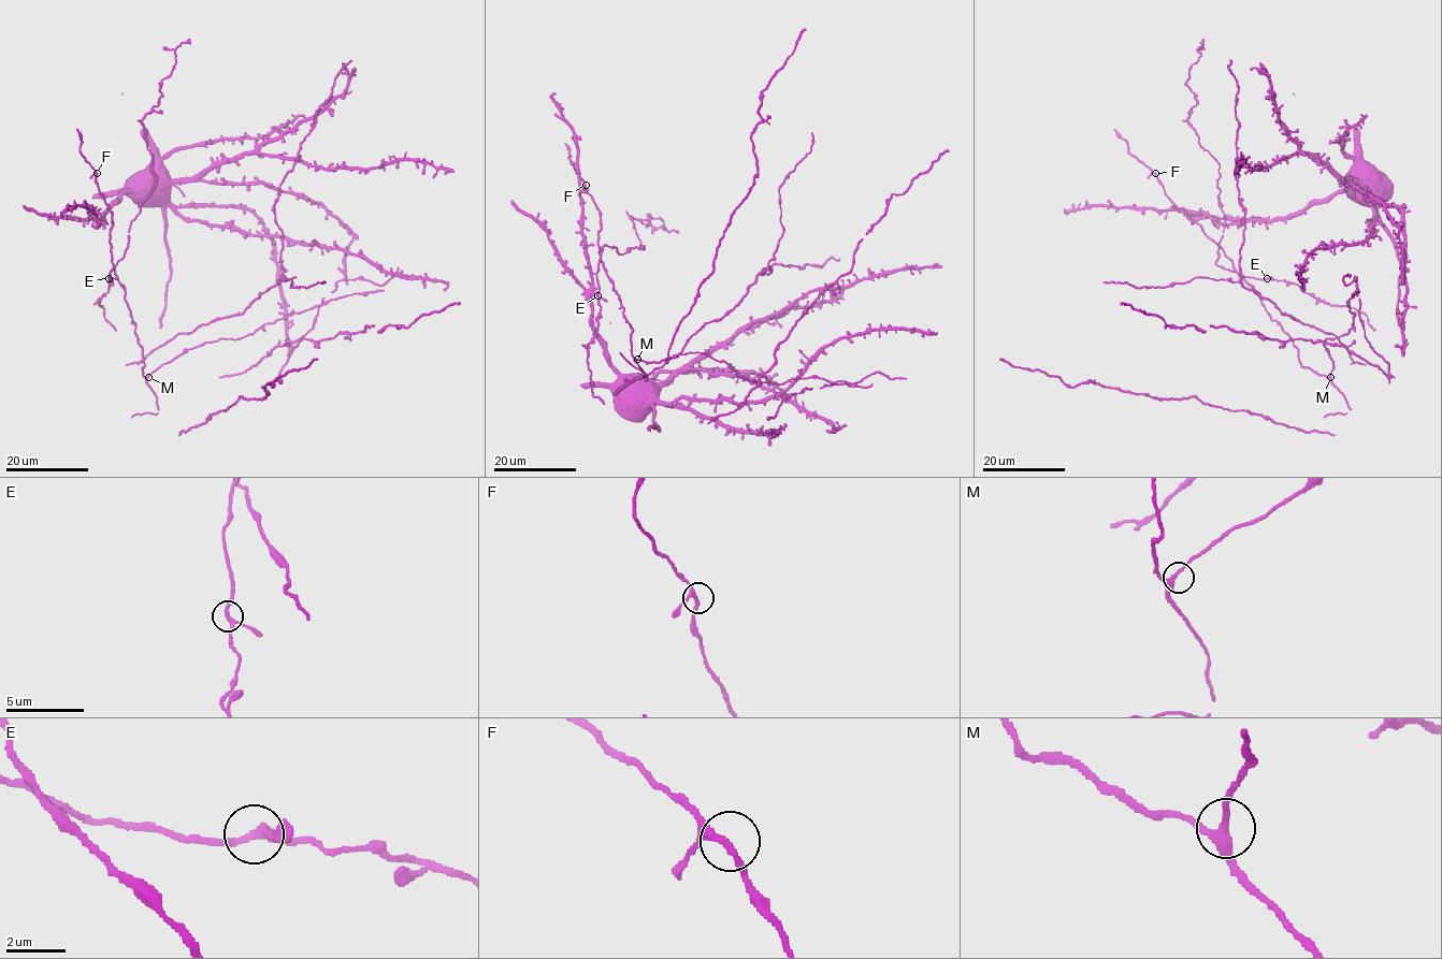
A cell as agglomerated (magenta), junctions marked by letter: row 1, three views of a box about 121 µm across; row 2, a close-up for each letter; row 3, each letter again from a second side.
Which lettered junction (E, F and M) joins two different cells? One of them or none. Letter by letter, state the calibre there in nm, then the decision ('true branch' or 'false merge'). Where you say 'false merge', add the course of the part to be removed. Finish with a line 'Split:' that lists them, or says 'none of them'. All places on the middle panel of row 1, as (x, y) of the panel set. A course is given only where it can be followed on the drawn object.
E: 220 nm | true branch
F: 200 nm | true branch
M: 260 nm | true branch
Split: none of them

